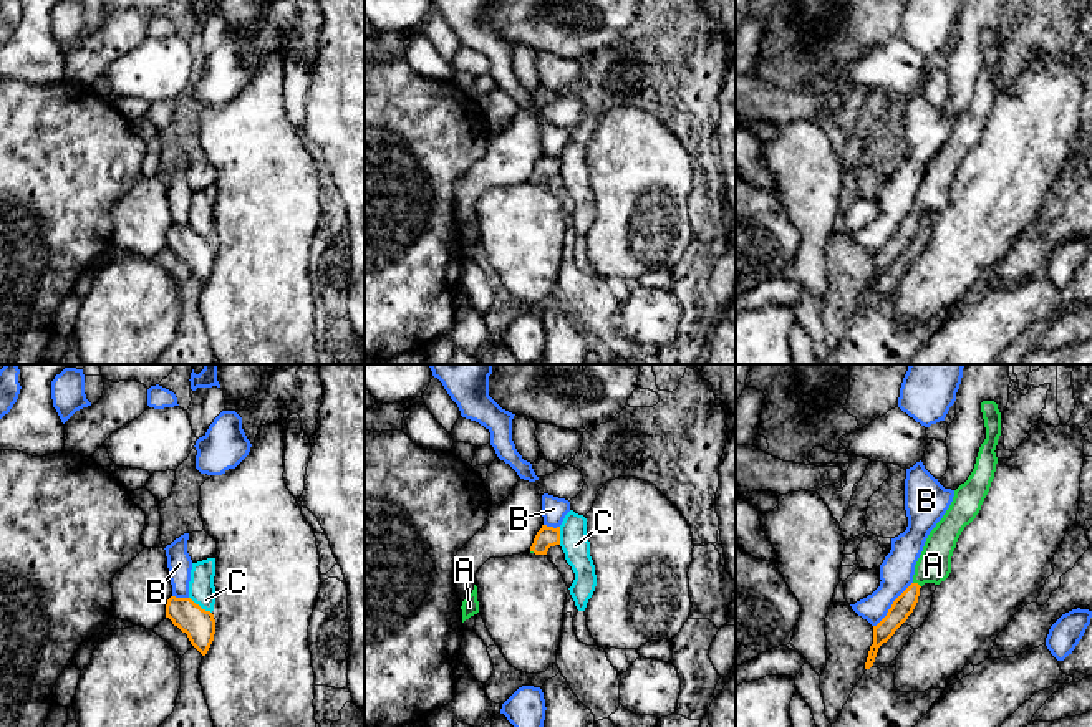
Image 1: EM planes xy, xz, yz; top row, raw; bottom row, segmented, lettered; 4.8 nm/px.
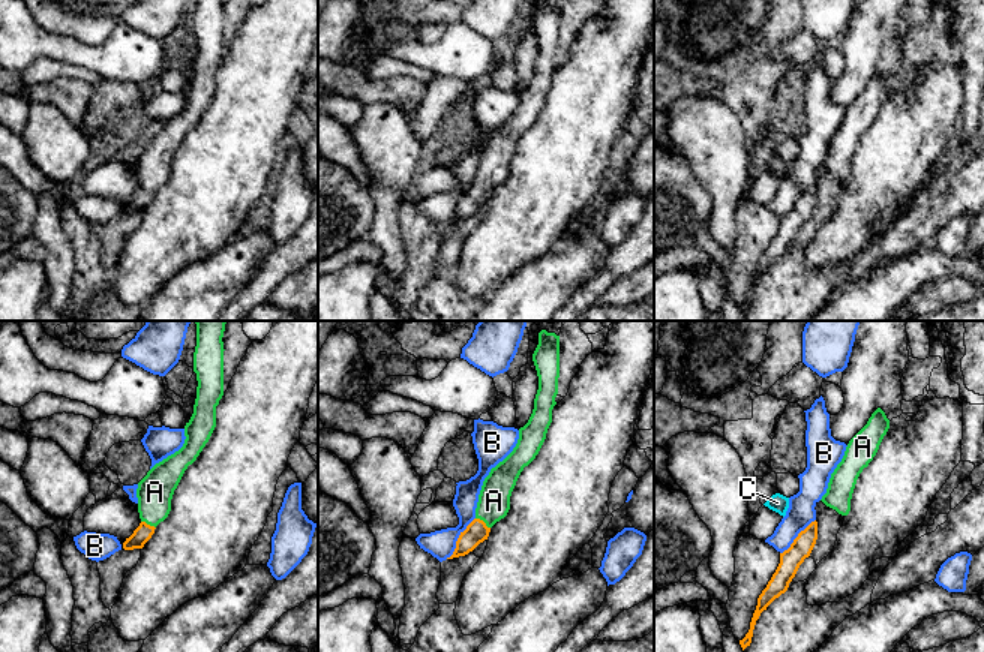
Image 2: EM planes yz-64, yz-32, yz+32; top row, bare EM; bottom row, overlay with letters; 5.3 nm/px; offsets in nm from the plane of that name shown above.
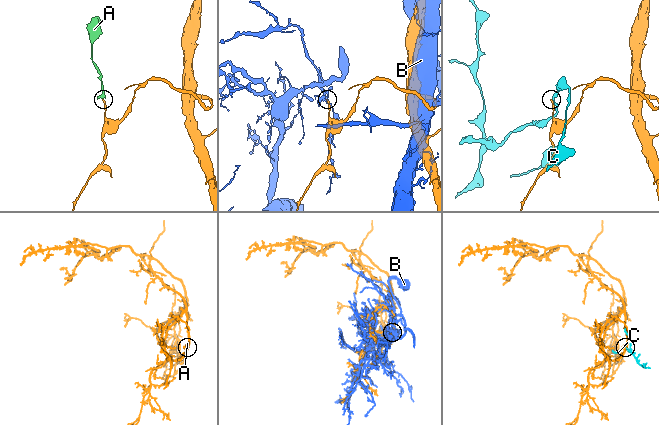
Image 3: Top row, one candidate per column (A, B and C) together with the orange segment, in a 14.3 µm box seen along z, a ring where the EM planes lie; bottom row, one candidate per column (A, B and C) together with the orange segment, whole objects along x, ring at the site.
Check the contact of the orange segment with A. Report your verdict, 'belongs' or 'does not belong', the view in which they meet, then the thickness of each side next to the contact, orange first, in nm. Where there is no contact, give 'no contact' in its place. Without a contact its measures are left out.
belongs | yz | 100/160 nm

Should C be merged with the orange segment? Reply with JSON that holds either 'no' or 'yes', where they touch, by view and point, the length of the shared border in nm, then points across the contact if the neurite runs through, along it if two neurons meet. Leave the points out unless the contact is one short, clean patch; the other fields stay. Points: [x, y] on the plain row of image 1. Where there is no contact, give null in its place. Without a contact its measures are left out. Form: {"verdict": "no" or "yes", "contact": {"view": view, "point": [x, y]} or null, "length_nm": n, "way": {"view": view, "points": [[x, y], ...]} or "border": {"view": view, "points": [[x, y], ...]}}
{"verdict": "no", "contact": {"view": "xy", "point": [199, 235]}, "length_nm": 140, "border": {"view": "xy", "points": [[189, 226], [211, 242]]}}

